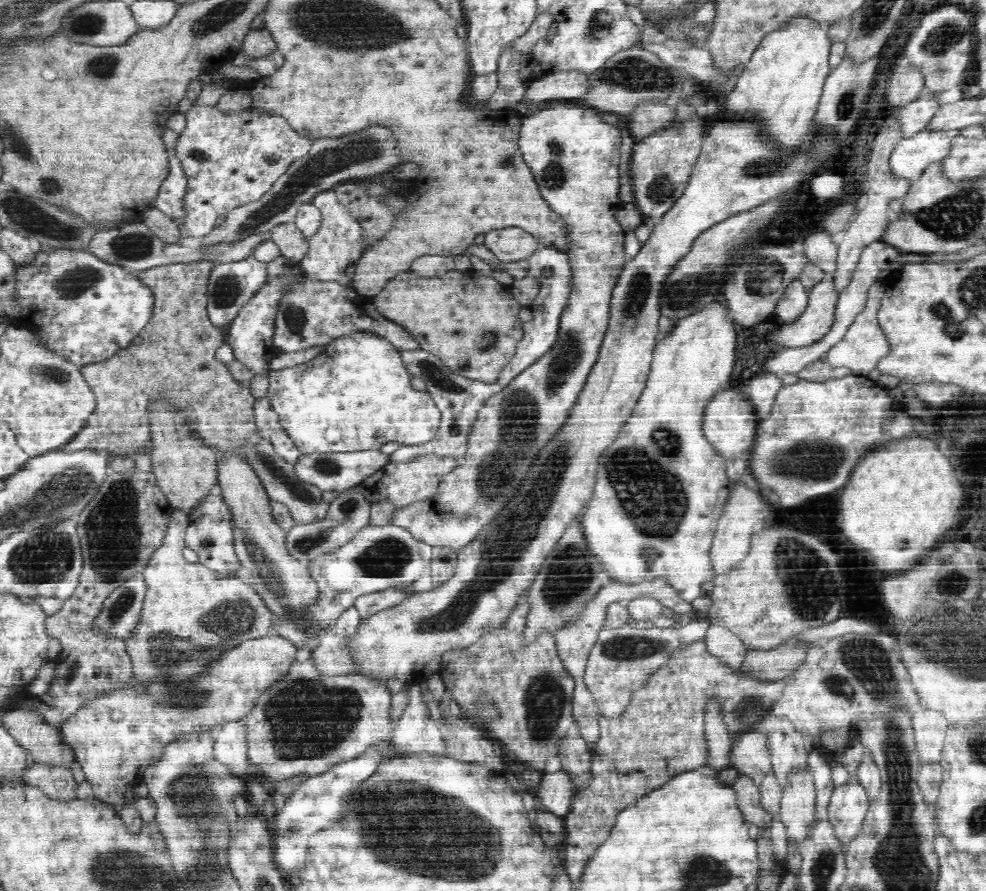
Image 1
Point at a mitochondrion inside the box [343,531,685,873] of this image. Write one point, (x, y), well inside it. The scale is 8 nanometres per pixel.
(544, 697)

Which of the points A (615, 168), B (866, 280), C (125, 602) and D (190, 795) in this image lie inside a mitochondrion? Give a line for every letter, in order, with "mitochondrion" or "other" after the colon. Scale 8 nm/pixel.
A: other
B: other
C: mitochondrion
D: mitochondrion

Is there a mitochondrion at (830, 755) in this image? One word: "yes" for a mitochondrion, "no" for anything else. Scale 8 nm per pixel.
no

